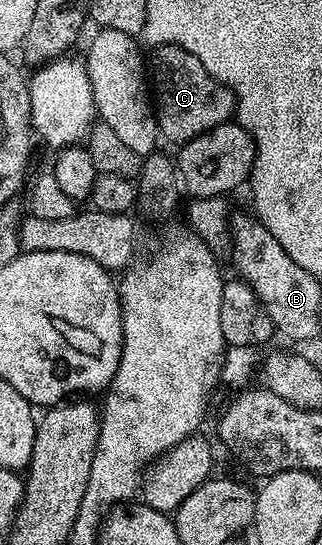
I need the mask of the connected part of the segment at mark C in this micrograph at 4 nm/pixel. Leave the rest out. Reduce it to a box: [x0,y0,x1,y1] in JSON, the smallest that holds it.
[151,44,236,144]

